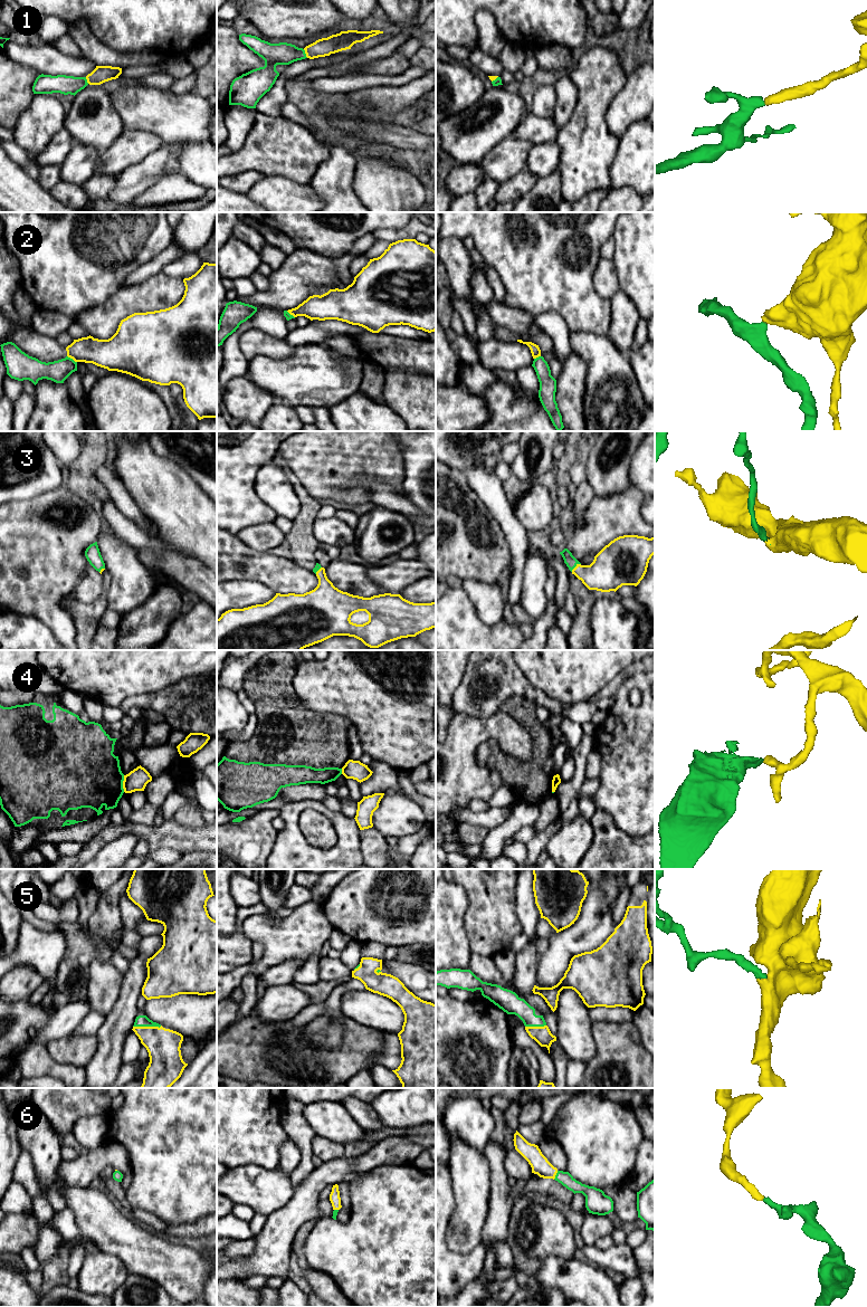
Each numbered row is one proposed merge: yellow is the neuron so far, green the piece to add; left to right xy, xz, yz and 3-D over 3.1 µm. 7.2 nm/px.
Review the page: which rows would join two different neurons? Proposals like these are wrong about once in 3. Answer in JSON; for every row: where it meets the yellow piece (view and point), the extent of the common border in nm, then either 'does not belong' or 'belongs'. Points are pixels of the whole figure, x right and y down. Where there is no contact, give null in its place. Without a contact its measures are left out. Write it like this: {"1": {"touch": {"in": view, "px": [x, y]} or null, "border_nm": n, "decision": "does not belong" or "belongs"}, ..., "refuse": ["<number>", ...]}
{"1": {"touch": {"in": "xz", "px": [305, 53]}, "border_nm": 70, "decision": "belongs"}, "2": {"touch": {"in": "xy", "px": [72, 358]}, "border_nm": 90, "decision": "does not belong"}, "3": {"touch": {"in": "yz", "px": [575, 566]}, "border_nm": 90, "decision": "belongs"}, "4": {"touch": {"in": "xy", "px": [123, 783]}, "border_nm": 120, "decision": "does not belong"}, "5": {"touch": {"in": "xy", "px": [146, 1027]}, "border_nm": 200, "decision": "belongs"}, "6": {"touch": {"in": "yz", "px": [555, 1174]}, "border_nm": 70, "decision": "belongs"}, "refuse": ["2", "4"]}

